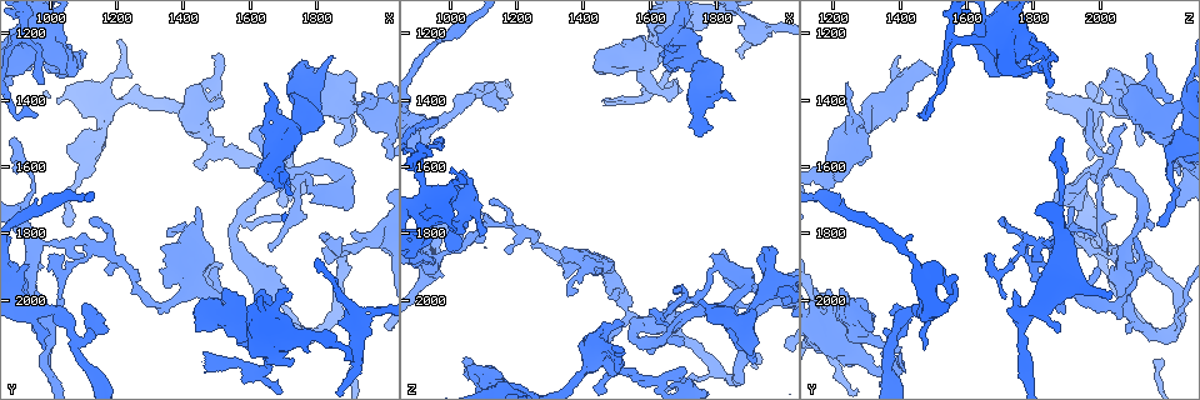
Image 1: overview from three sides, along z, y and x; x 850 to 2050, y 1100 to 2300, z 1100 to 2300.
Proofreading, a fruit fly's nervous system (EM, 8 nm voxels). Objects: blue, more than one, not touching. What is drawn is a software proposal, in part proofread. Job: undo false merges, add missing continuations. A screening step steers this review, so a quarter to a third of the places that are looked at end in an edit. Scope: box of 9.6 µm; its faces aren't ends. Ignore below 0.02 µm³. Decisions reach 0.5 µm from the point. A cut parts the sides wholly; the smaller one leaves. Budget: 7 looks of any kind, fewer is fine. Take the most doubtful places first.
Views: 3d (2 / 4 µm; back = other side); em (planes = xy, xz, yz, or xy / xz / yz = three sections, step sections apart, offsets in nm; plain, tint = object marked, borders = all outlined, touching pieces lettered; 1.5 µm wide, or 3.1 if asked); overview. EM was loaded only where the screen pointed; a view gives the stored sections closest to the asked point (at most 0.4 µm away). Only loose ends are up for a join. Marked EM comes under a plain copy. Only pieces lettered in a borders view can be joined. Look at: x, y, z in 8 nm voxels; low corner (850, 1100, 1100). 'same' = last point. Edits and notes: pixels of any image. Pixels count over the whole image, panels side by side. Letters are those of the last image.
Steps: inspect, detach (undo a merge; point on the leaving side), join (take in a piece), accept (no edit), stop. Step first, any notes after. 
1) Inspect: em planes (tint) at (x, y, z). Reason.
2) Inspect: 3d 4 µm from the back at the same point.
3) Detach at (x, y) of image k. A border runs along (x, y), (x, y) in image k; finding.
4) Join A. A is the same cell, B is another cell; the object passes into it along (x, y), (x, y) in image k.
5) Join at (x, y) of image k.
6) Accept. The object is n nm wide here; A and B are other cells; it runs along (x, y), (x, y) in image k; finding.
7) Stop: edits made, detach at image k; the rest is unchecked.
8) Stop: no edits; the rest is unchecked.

Inspect: em xz step 4 (tint) at (1540, 2030, 1250). Thick turns thin.

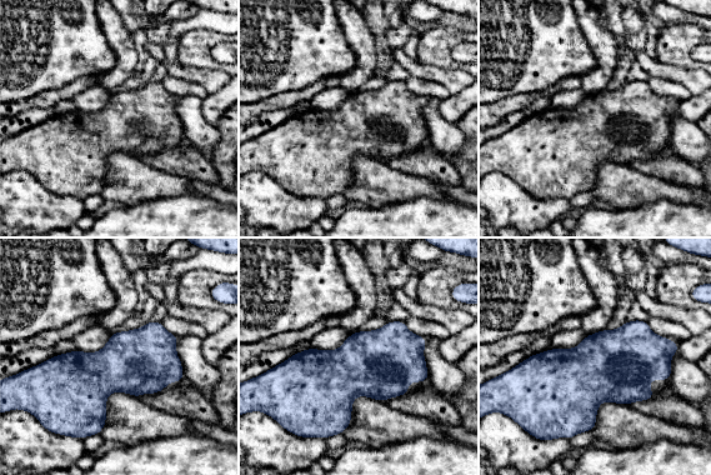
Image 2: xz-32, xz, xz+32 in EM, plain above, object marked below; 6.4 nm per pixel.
Inspect: em planes (borders) at the same point.

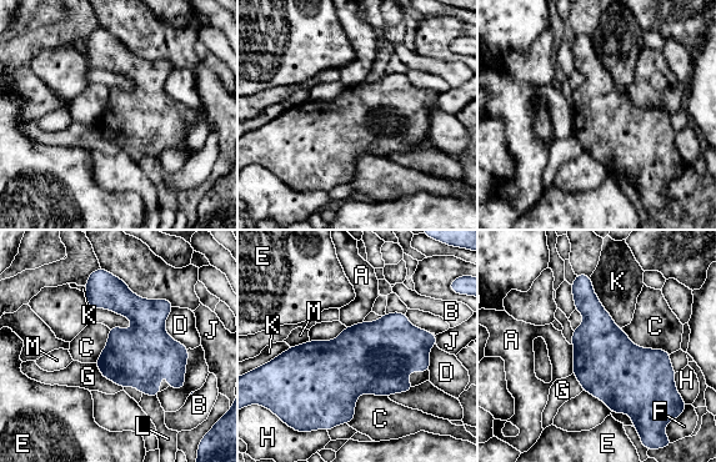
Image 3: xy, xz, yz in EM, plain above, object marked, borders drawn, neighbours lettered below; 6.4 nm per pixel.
Accept. A, B, C, D, E, F, G, H, J, K, L and M are other cells; a border runs along (387, 396), (361, 393), (346, 422) in image 3; continuous, no second cell.

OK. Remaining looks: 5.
Inspect: 3d 4 µm at (1460, 2160, 1410). Branch stops here.

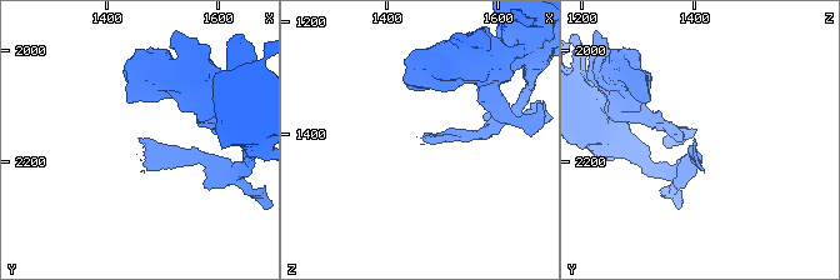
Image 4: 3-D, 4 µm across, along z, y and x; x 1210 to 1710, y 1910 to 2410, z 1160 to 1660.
Inspect: em planes (borders) at (1460, 2165, 1405). Need the tissue.

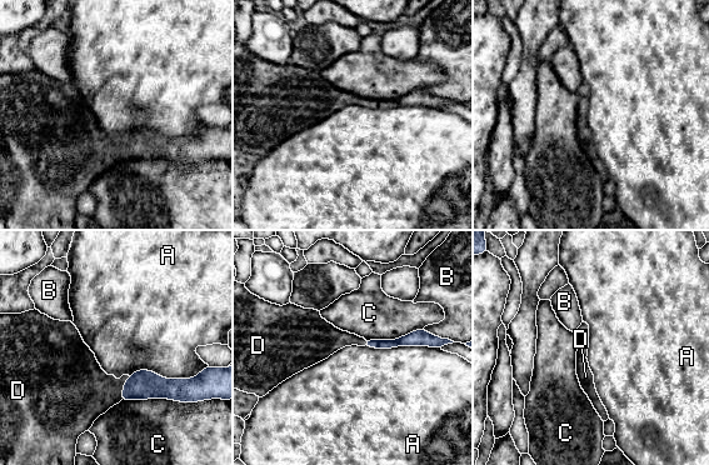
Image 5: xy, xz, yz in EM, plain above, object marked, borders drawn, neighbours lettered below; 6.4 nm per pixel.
Join D. D is the same cell, A, B and C are other cells; the object passes into it along (143, 384), (123, 388), (84, 391) in image 5; it goes on there.

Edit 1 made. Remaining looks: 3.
Inspect: 3d 2 µm from the back at (1440, 1720, 1920). Free end.

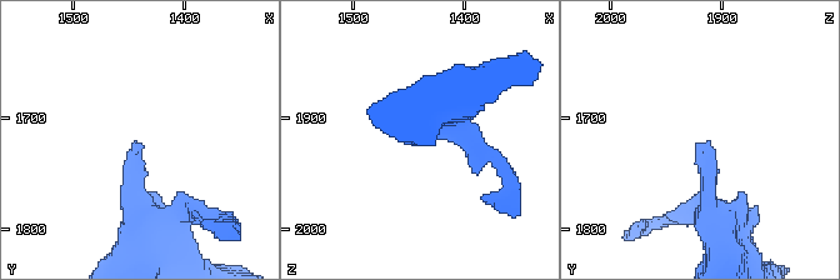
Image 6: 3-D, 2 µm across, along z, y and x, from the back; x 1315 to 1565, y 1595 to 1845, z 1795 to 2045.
Inspect: em planes (borders) at (1440, 1722, 1918). Need the tissue.

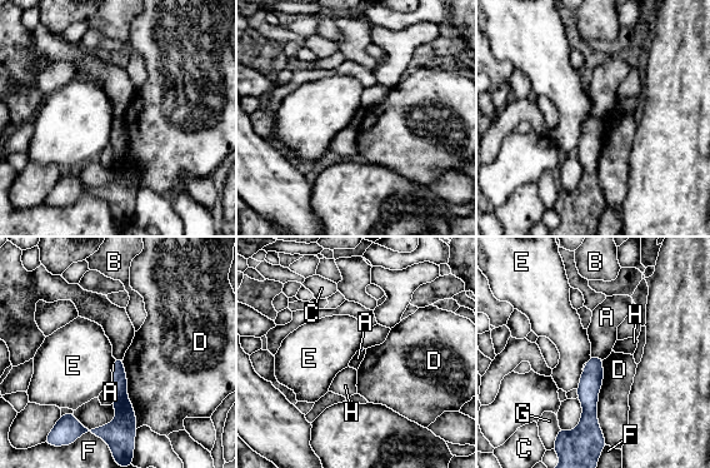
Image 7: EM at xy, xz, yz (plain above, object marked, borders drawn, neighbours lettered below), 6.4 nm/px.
Accept. A, B, C, D, E, F, G and H are other cells; it runs along (598, 359), (590, 382), (590, 432) in image 7; no lettered piece goes on from it.

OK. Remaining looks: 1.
Stop: edits made, join at image 5; the rest is unchecked.

